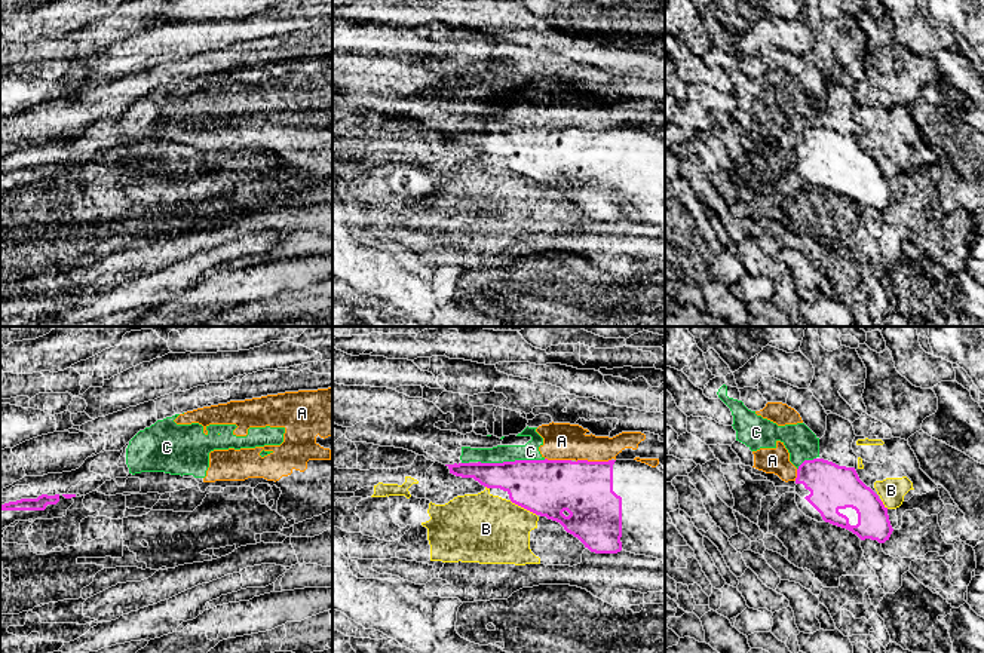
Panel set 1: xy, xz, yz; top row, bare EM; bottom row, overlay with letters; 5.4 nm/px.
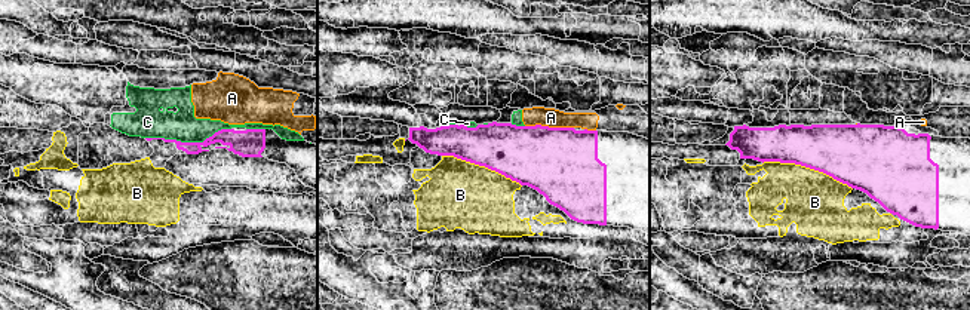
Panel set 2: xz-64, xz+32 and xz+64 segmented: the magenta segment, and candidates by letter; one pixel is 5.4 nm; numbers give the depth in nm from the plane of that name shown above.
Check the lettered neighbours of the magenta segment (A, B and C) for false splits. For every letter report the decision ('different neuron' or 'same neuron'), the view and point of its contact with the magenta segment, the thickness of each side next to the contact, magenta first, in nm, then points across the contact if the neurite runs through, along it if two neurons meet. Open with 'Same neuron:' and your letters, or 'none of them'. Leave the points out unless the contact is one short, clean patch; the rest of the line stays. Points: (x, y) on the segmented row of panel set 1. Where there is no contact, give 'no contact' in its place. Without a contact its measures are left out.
Same neuron: none of them
A: different neuron | xz (592, 462) | 300/200 nm | along xz (610, 459), (576, 462)
B: different neuron | xz (523, 506) | 300/380 nm
C: different neuron | xz (511, 462) | 300/100 nm

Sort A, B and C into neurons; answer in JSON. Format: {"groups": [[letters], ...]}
{"groups": [["A", "C"], ["B"]]}

